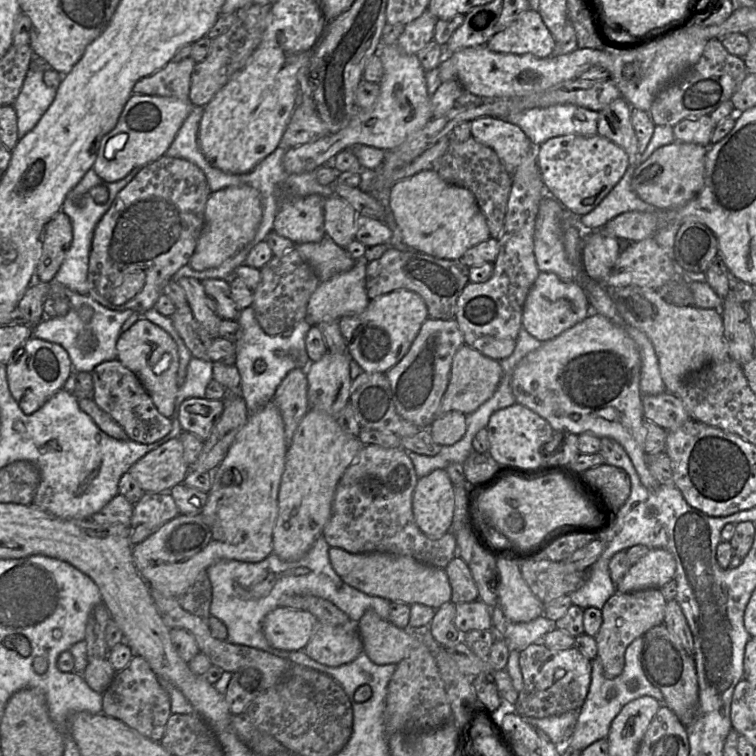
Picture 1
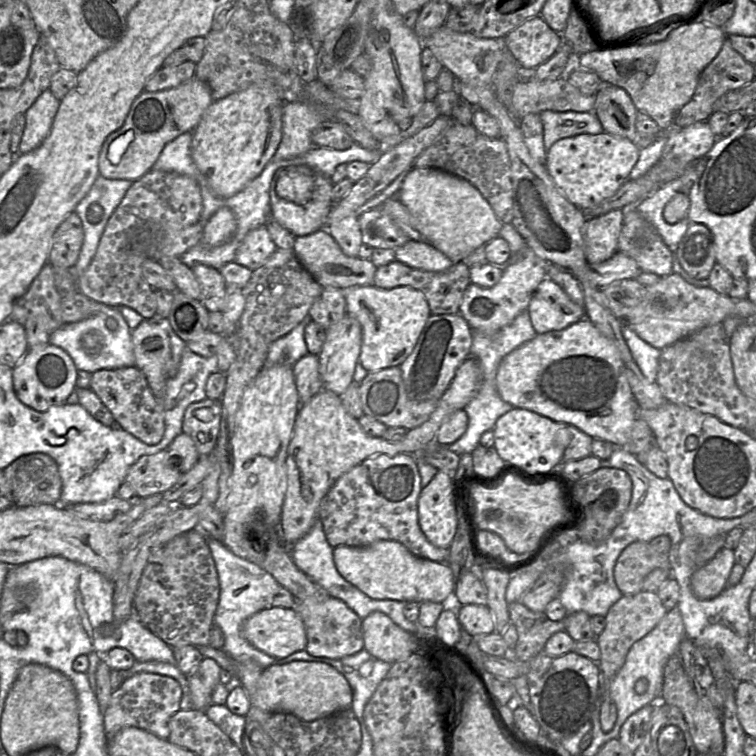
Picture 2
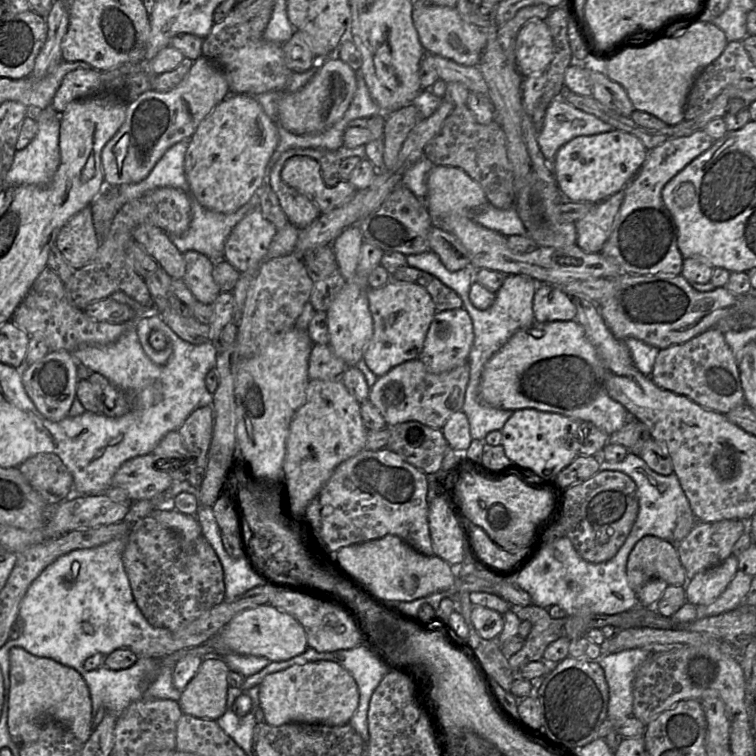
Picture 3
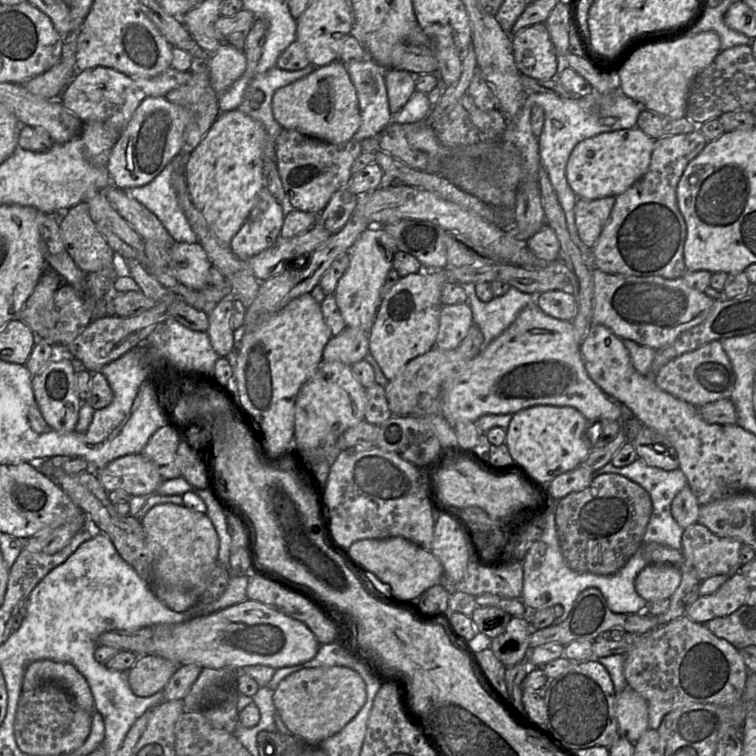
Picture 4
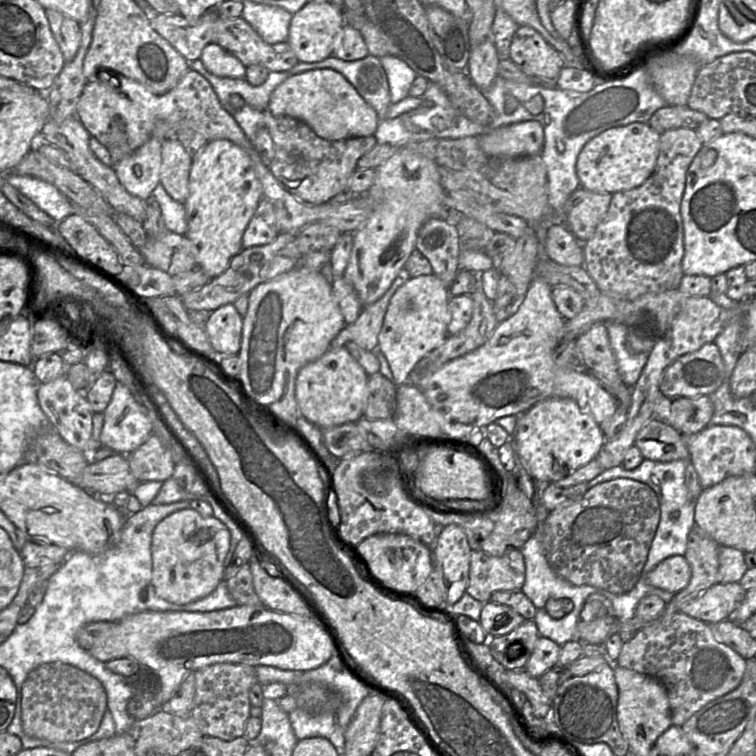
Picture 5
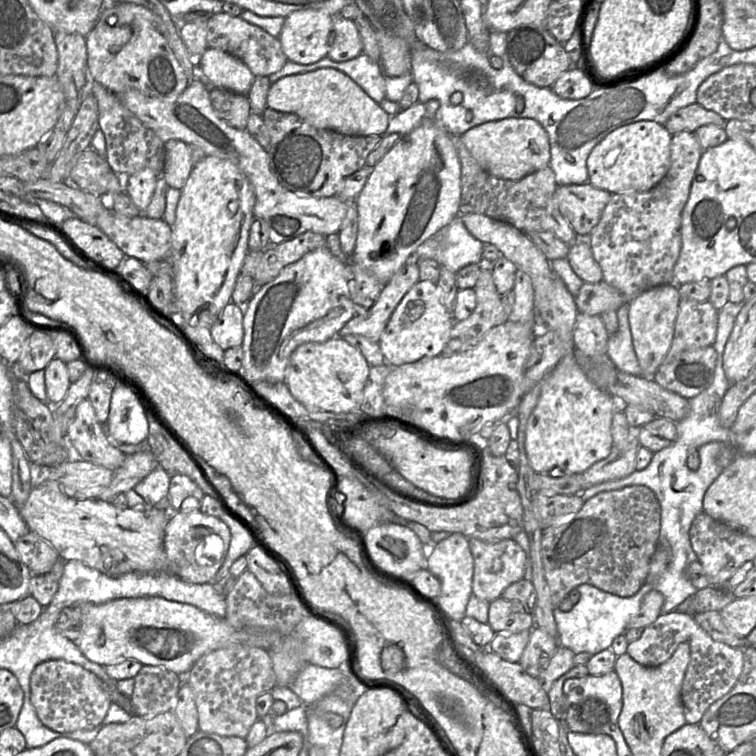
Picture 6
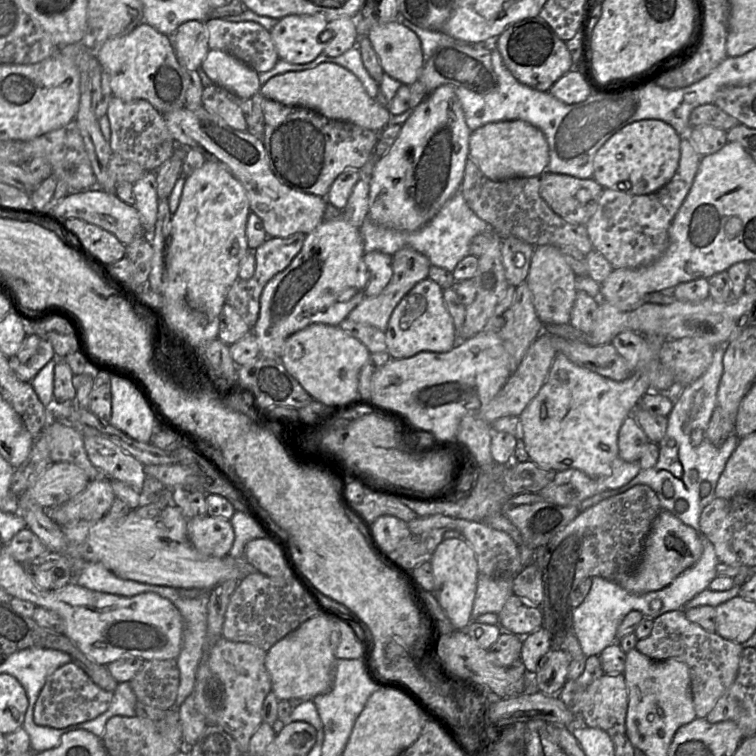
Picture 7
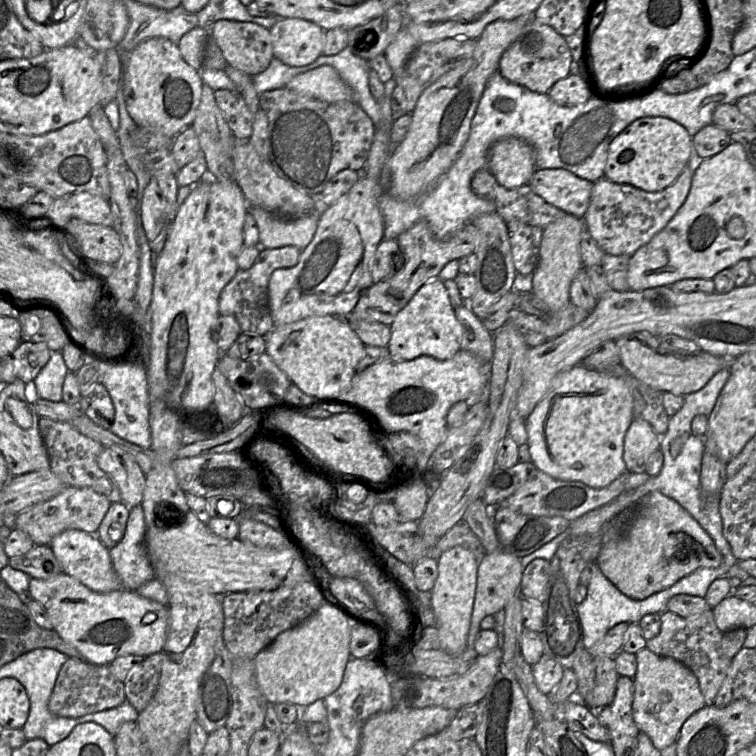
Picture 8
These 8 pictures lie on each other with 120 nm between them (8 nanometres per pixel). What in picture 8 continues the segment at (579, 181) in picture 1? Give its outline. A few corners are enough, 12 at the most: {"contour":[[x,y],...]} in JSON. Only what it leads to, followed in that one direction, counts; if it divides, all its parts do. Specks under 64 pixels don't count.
{"contour":[[642,117],[610,143],[604,177],[645,192],[686,168],[692,137]]}

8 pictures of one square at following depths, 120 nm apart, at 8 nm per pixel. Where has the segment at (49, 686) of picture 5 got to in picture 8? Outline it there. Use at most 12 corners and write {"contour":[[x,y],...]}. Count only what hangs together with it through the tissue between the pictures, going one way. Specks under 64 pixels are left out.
{"contour":[[68,658],[48,710],[78,718],[118,707],[124,682],[108,665]]}

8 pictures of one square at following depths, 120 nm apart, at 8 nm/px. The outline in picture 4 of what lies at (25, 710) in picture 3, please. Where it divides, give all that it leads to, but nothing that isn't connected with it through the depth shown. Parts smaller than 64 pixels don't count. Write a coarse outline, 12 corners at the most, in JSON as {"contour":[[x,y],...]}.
{"contour":[[38,660],[28,665],[22,692],[60,684],[82,710],[94,700],[71,664]]}

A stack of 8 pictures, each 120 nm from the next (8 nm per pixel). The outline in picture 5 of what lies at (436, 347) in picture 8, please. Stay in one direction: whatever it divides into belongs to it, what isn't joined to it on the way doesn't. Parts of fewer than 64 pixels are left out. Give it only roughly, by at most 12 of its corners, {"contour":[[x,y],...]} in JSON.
{"contour":[[434,273],[390,299],[378,334],[396,386],[449,336]]}

